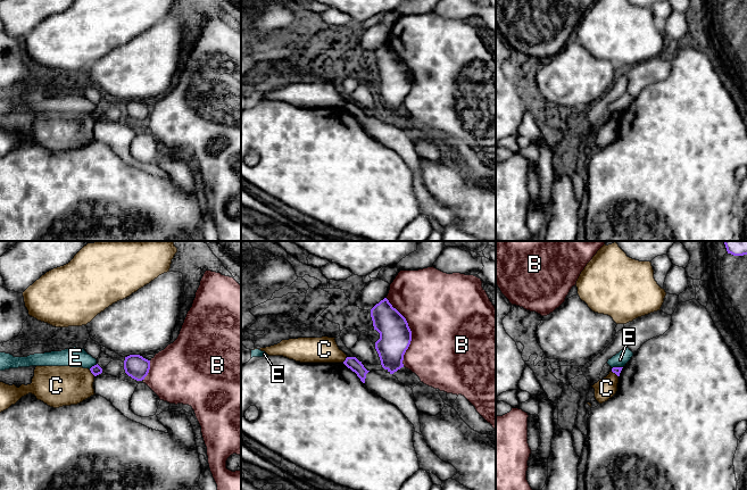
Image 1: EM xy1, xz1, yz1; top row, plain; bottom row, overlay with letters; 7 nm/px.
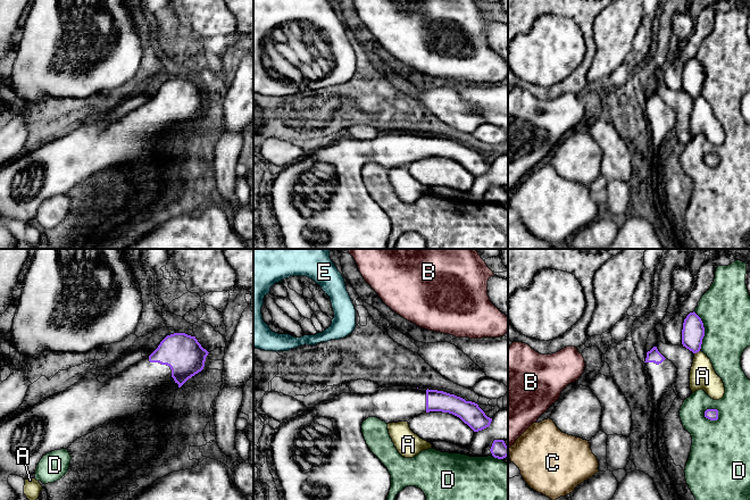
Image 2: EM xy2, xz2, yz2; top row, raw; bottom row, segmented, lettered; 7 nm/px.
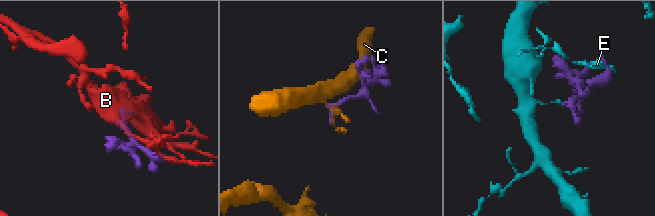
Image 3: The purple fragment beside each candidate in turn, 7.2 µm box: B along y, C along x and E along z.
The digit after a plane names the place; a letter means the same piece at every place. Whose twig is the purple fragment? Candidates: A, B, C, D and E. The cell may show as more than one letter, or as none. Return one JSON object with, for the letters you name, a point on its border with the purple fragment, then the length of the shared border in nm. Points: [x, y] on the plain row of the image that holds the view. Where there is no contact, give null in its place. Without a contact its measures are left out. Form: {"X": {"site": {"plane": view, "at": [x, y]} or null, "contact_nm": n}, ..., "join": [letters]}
{"join": []}

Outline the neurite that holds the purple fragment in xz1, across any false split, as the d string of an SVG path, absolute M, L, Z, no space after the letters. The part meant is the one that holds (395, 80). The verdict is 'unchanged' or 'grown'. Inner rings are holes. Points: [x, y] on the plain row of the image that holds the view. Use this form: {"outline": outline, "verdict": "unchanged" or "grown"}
{"outline": "M387 43L371 55L374 75L380 78L375 88L381 110L390 119L404 113L402 106L412 86L406 64L392 52Z", "verdict": "unchanged"}

